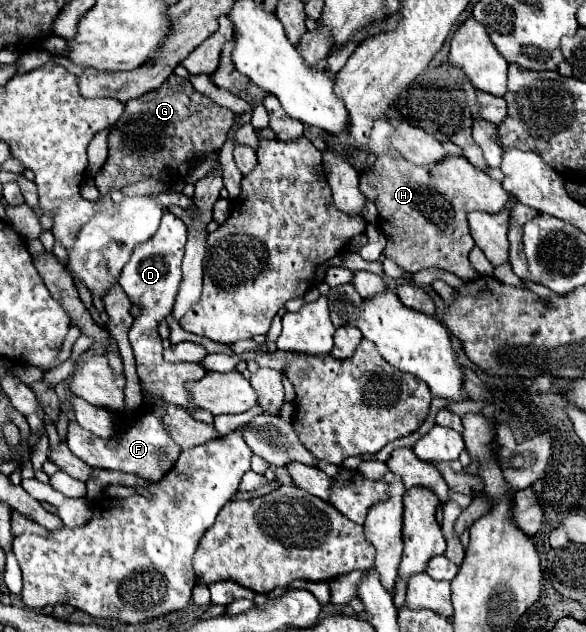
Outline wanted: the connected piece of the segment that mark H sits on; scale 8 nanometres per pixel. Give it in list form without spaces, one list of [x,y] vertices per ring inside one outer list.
[[[452,154],[444,156],[440,164],[432,164],[432,168],[416,166],[404,158],[392,160],[392,156],[380,156],[370,166],[370,170],[360,176],[360,192],[378,208],[378,224],[388,240],[384,250],[386,258],[394,260],[404,272],[410,274],[424,268],[440,268],[456,274],[460,280],[468,280],[468,250],[462,250],[462,230],[466,230],[462,228],[462,216],[472,210],[496,214],[508,202],[508,192],[498,180],[490,178],[486,172],[476,170],[466,158]]]

